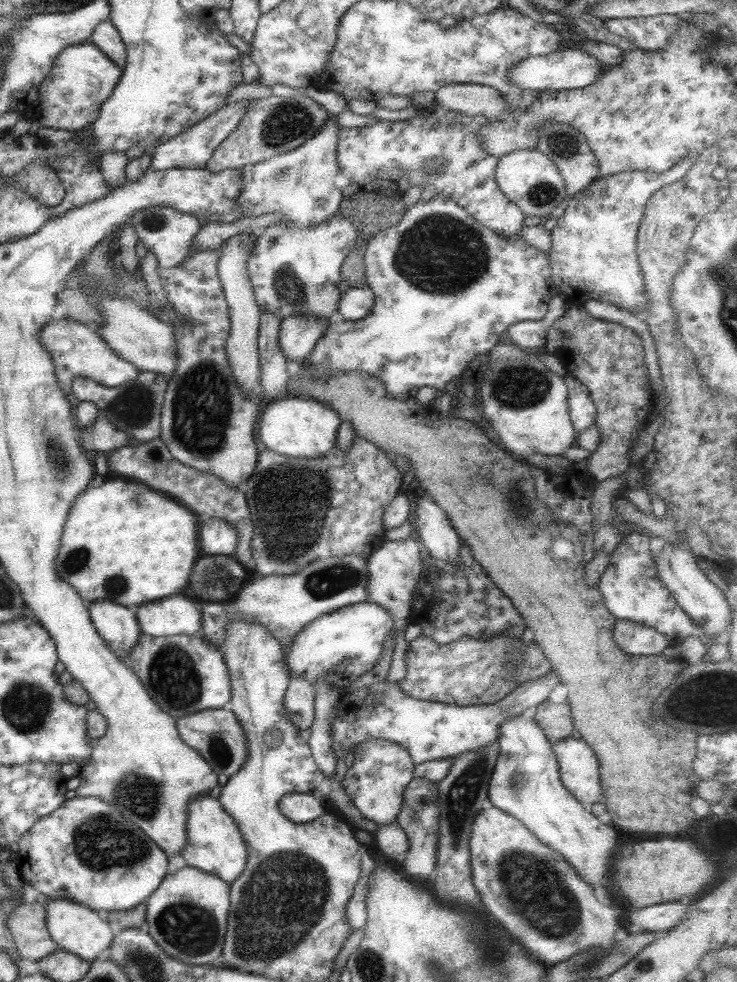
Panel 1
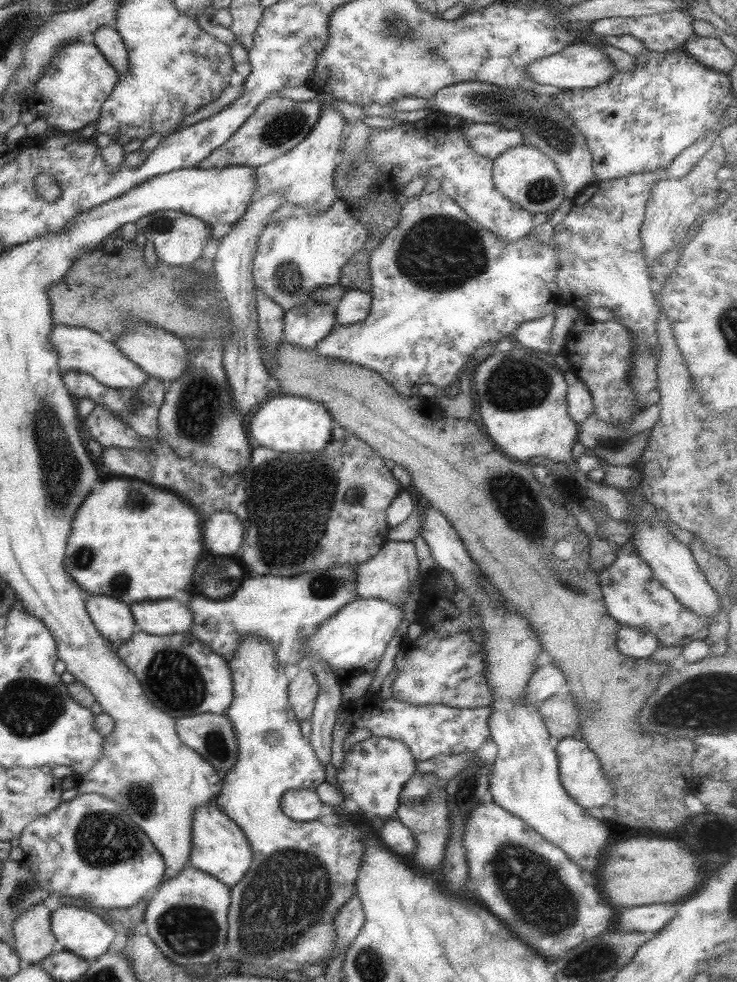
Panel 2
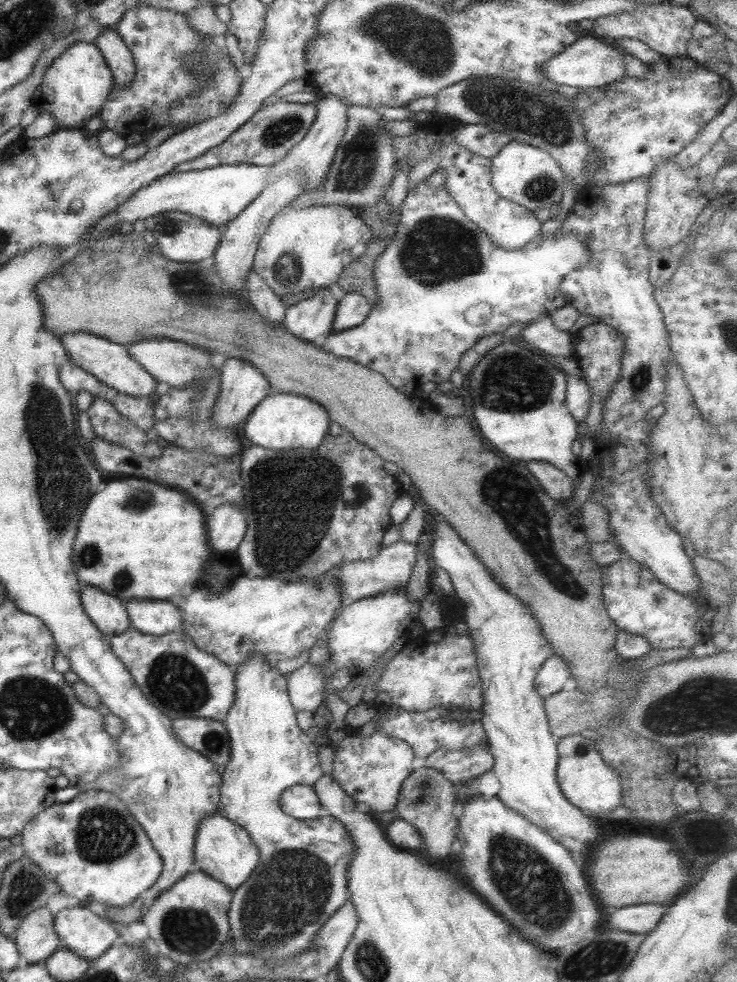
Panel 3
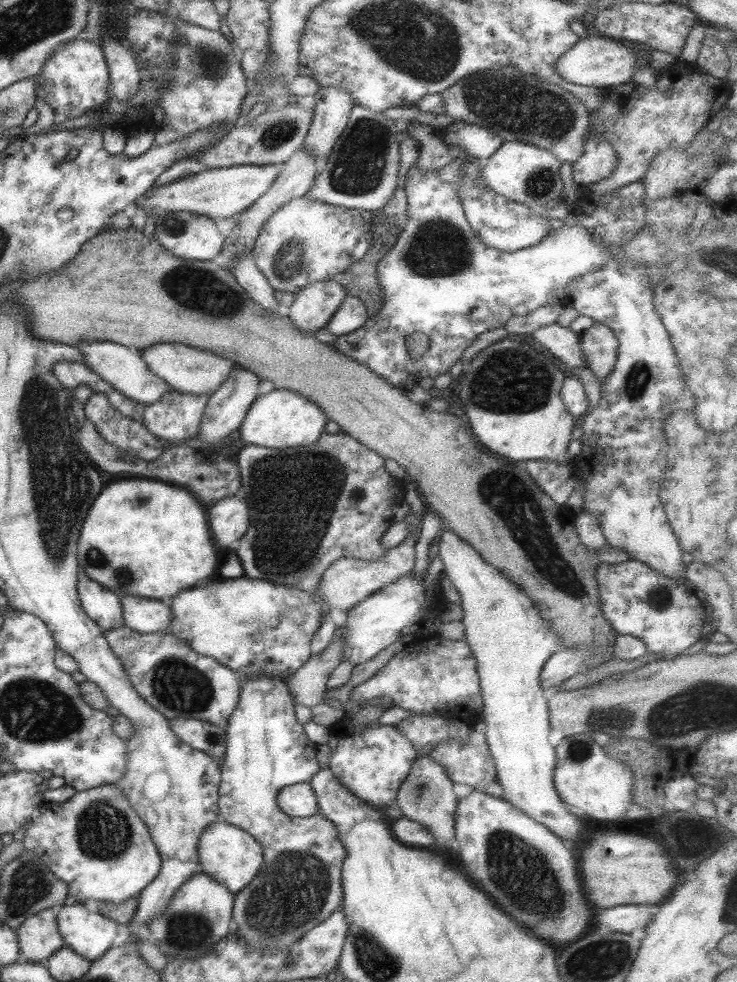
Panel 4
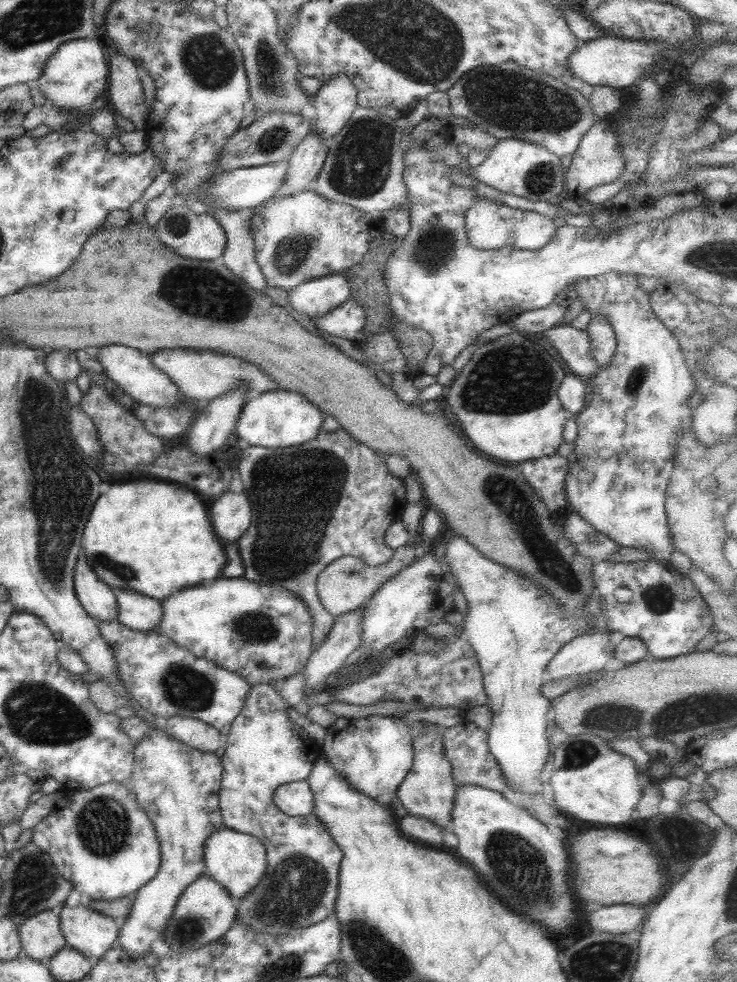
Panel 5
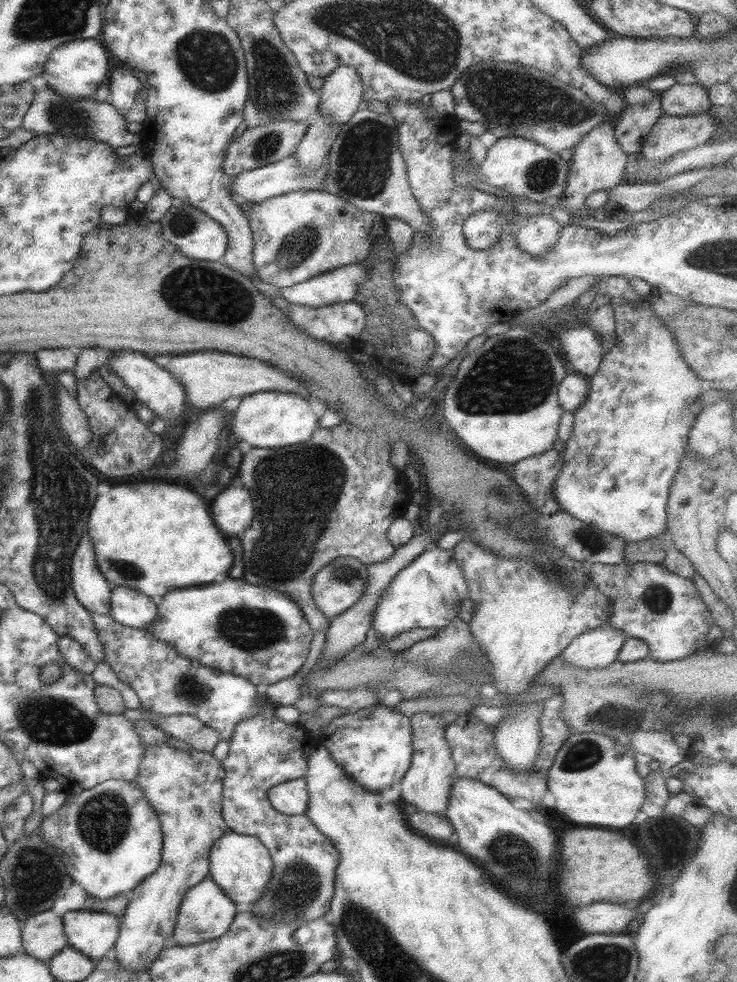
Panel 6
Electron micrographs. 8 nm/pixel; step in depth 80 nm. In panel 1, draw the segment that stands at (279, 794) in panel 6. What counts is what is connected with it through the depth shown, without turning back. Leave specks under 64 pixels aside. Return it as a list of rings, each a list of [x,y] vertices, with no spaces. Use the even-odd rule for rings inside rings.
[[[288,793],[279,800],[280,813],[295,824],[317,821],[317,817],[323,814],[324,804],[322,800],[308,793]]]

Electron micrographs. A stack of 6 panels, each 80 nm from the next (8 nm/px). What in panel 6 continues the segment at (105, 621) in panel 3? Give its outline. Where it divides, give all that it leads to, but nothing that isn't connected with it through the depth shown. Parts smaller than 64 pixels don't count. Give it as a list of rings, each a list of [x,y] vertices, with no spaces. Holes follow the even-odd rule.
[[[88,534],[82,536],[69,564],[70,585],[77,602],[87,612],[107,615],[110,612],[111,584],[101,576],[95,566]]]

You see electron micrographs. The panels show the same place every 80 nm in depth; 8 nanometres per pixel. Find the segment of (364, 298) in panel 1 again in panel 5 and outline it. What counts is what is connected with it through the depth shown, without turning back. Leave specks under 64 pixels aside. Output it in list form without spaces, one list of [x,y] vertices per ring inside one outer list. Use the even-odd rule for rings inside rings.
[[[349,299],[329,313],[317,319],[311,319],[311,323],[323,335],[351,340],[363,329],[364,311],[355,300]]]

